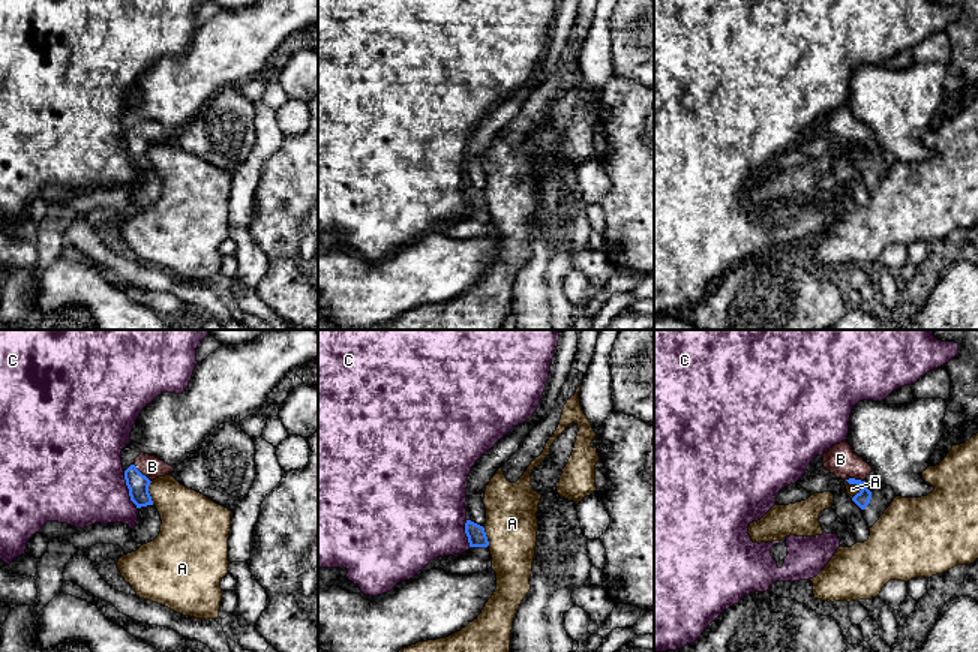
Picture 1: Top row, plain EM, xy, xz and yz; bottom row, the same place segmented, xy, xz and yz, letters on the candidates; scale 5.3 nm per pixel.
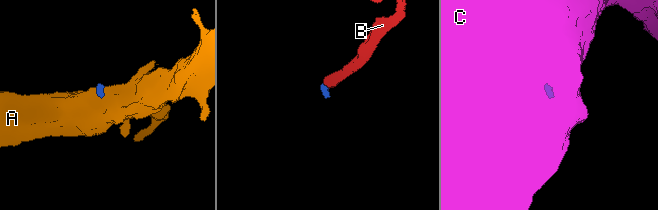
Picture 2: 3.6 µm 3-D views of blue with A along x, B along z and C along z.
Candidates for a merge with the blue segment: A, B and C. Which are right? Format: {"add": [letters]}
{"add": ["B"]}

